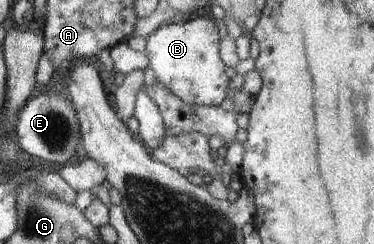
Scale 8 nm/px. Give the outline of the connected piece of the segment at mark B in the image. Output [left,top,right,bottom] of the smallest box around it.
[146,18,230,107]

